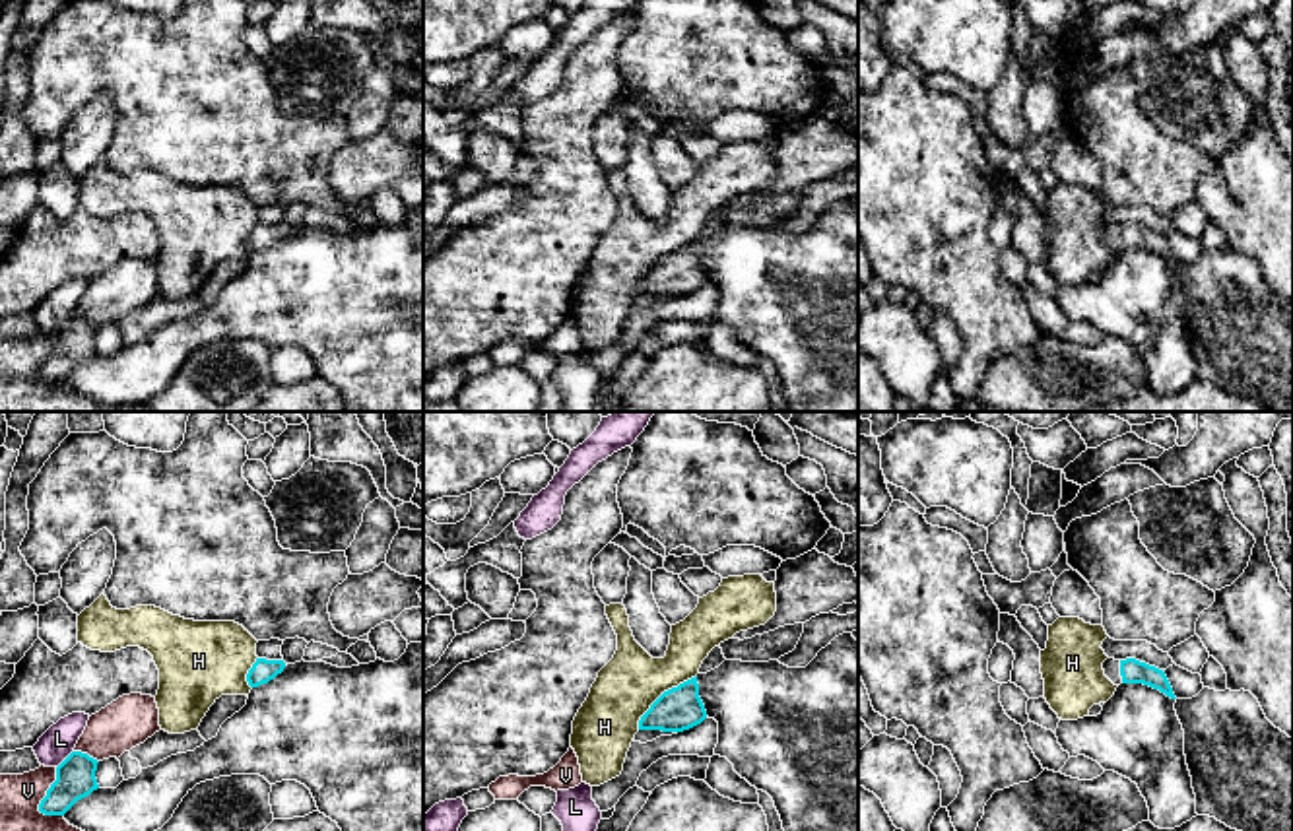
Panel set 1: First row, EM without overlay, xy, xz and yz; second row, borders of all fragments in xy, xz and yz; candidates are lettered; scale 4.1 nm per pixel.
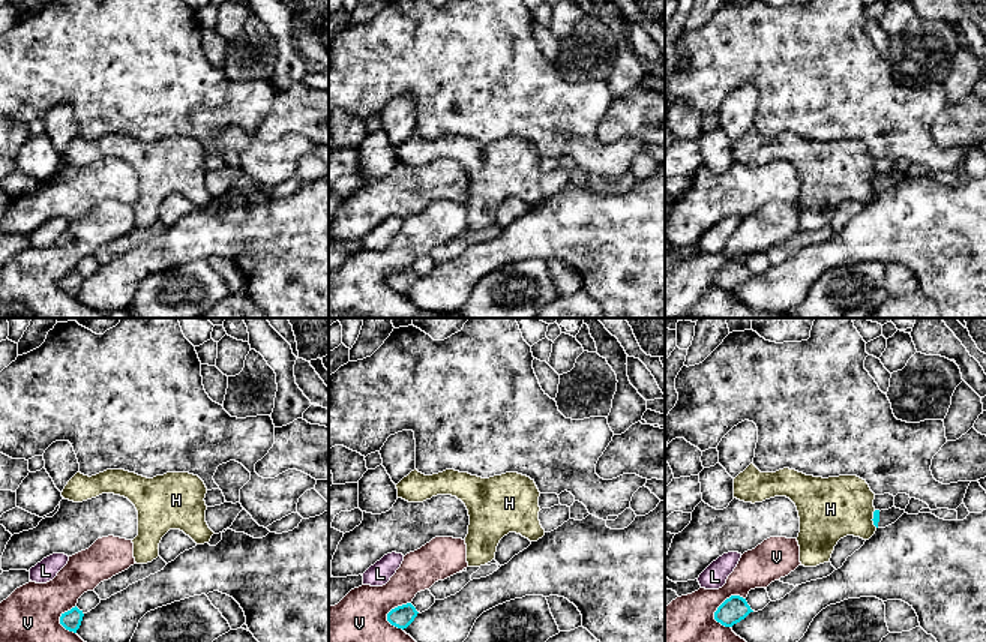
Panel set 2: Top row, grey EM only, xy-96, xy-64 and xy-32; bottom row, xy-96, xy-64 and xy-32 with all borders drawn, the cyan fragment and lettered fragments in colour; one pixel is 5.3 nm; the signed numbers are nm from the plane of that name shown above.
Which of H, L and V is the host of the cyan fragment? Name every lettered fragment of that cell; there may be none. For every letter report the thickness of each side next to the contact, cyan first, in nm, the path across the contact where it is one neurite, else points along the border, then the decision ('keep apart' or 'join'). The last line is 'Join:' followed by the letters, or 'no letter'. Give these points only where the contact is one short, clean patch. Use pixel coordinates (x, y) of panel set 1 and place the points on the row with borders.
H: calibres 180 and 260 nm; keep apart
L: calibres 160 and 140 nm; keep apart
V: calibres 160 and 180 nm; keep apart
Join: no letter

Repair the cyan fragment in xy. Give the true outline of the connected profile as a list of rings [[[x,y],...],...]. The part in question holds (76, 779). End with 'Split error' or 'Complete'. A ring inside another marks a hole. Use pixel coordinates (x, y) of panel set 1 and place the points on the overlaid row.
[[[72,751],[58,767],[56,781],[39,804],[45,815],[64,815],[78,800],[99,788],[95,771],[97,759],[82,751]]]. Complete

